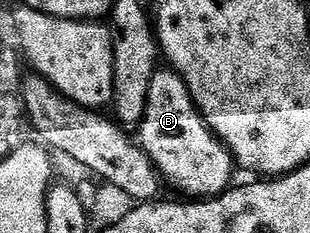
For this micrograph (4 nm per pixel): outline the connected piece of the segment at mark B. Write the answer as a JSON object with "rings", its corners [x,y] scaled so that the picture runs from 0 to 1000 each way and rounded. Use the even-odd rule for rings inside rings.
{"rings":[[[516,296],[506,300],[503,322],[484,348],[484,386],[474,403],[474,433],[471,433],[471,485],[465,489],[465,519],[452,532],[445,549],[445,575],[455,579],[458,597],[452,592],[452,622],[461,631],[465,648],[474,657],[481,678],[497,704],[497,721],[516,742],[526,760],[532,781],[545,777],[587,824],[606,833],[597,841],[626,850],[626,854],[648,854],[661,845],[694,845],[710,837],[716,824],[732,820],[735,807],[745,798],[752,781],[752,751],[761,742],[761,712],[758,687],[748,674],[745,657],[735,648],[735,631],[726,627],[719,609],[687,567],[674,554],[671,541],[658,528],[658,511],[648,502],[645,476],[632,459],[632,442],[623,433],[619,403],[613,399],[613,382],[603,373],[600,361],[587,348],[587,330],[577,313],[552,300],[552,296]]]}

